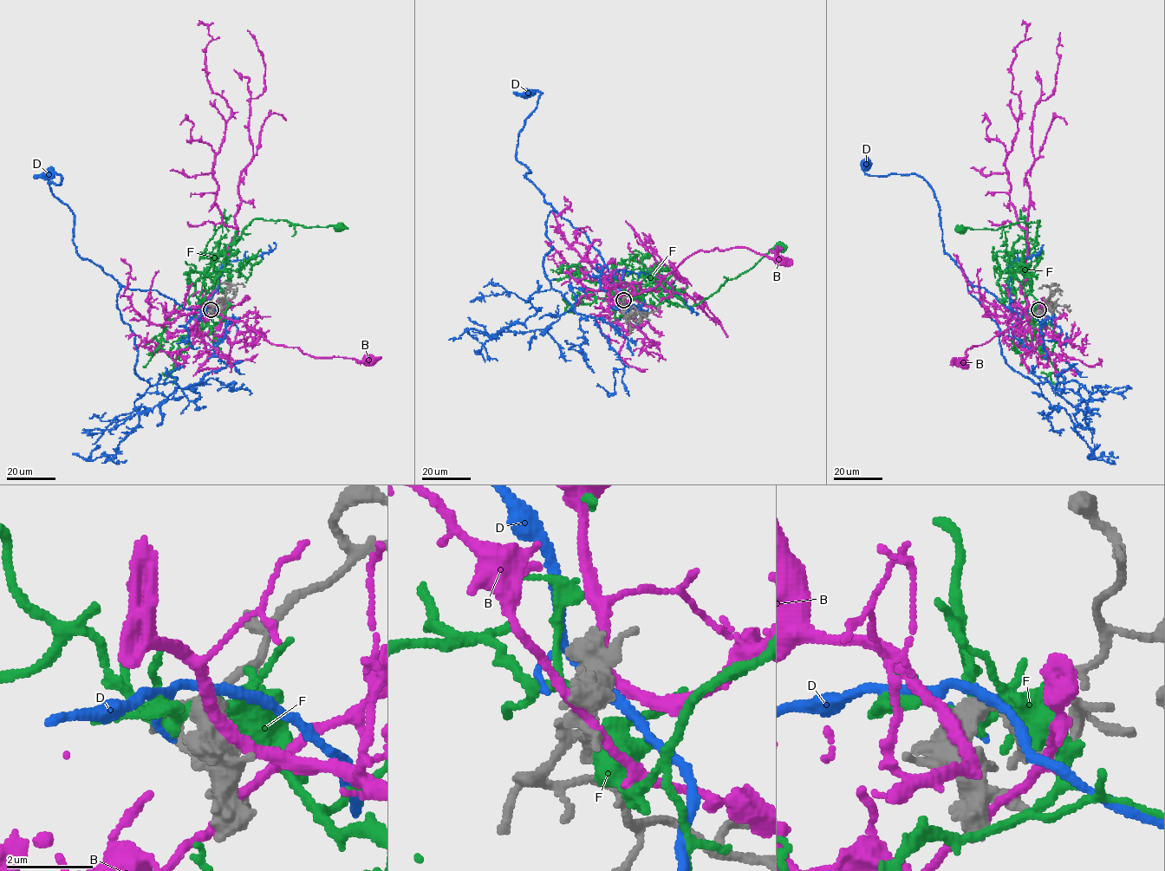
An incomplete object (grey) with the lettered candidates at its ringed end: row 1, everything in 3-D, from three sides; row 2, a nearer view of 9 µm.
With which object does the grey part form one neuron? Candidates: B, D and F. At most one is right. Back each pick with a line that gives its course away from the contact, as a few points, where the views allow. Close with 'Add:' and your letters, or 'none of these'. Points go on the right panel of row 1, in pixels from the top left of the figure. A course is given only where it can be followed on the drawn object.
Add: none of these

